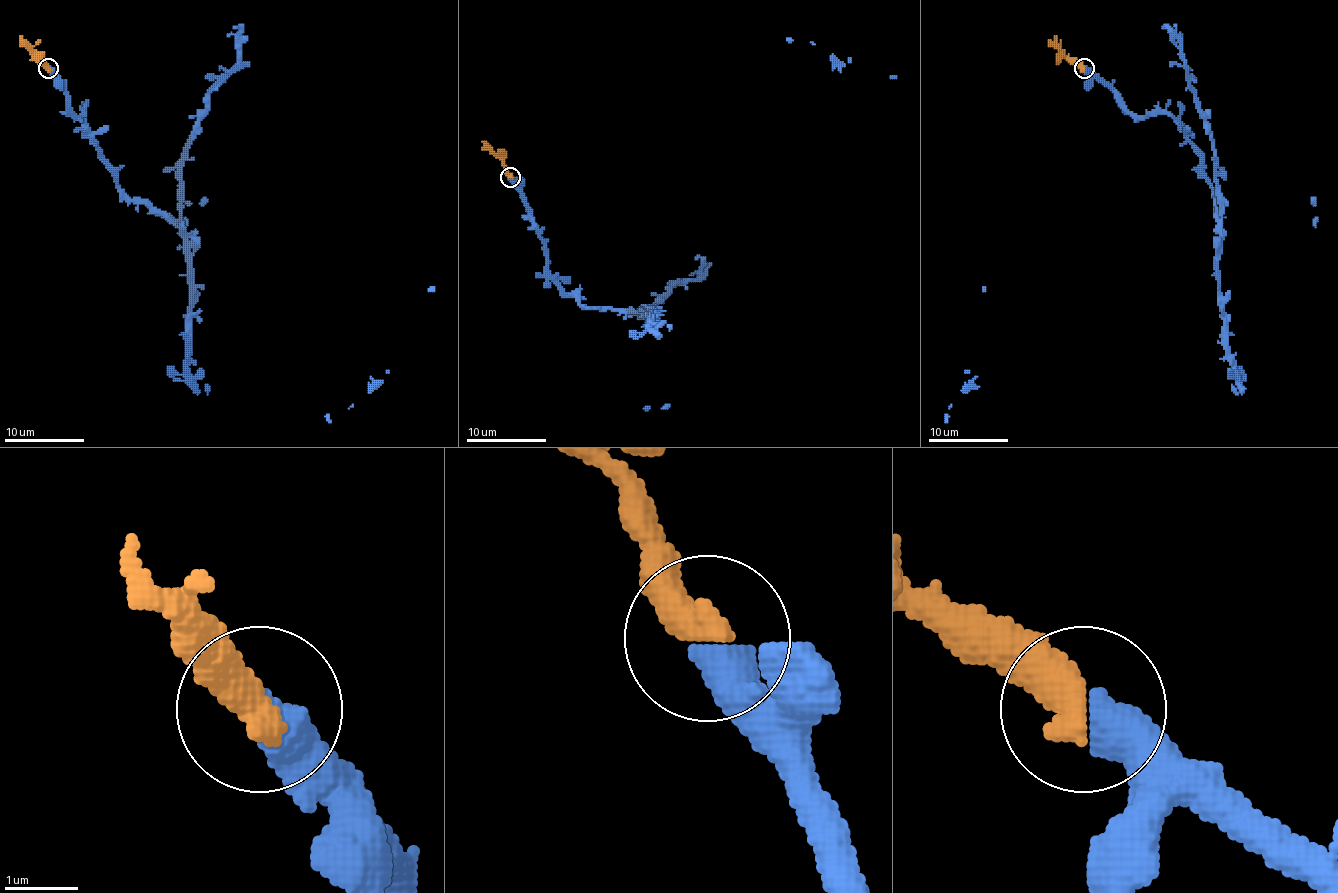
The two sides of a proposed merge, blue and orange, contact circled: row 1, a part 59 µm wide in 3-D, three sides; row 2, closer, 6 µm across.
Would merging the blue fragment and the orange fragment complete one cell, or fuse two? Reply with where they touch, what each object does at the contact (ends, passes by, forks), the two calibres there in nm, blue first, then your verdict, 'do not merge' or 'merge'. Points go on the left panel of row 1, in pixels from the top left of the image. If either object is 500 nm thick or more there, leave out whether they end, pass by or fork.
place (48, 68); calibres 550 and 500 nm; merge

